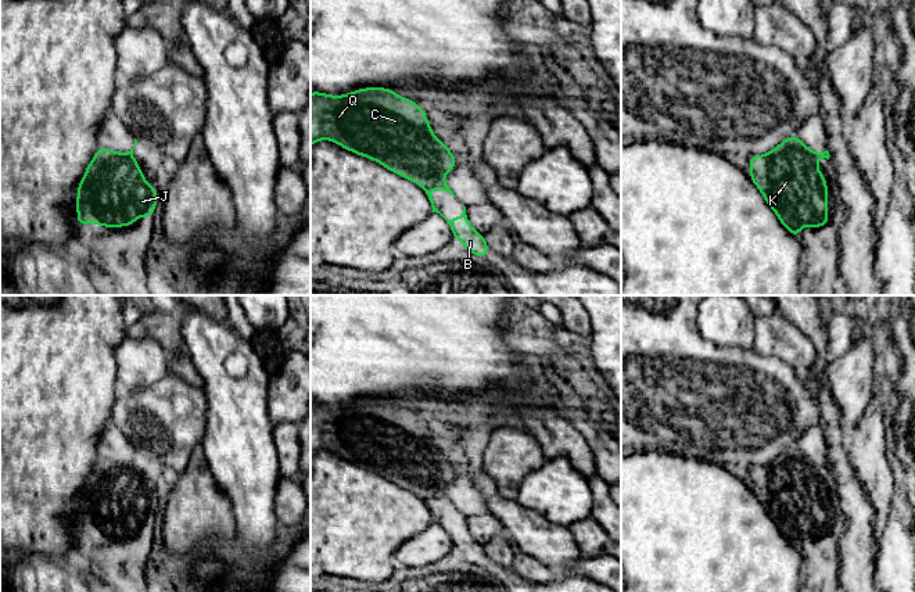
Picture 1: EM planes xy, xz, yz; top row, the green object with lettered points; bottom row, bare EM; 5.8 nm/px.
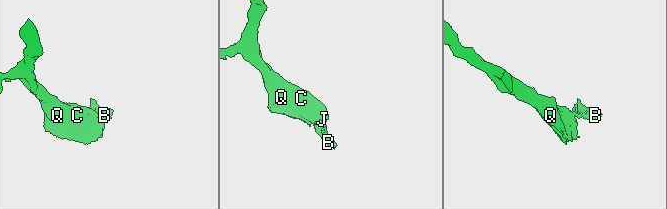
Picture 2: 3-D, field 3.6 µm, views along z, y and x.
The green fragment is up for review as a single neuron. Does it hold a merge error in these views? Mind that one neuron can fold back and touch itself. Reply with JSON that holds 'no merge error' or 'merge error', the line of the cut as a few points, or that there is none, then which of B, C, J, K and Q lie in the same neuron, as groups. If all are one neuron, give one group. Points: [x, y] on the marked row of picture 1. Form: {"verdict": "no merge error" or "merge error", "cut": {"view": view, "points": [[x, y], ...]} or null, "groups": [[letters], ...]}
{"verdict": "merge error", "cut": {"view": "xz", "points": [[442, 178], [424, 178], [419, 183]]}, "groups": [["B"], ["C", "J", "K", "Q"]]}

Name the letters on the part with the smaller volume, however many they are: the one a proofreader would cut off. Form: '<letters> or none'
B

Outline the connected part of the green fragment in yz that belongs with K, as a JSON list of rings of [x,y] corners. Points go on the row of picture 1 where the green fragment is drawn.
[[[796,134],[783,140],[768,154],[749,157],[749,161],[750,179],[778,215],[781,223],[796,238],[800,236],[801,226],[815,229],[828,225],[828,182],[822,172],[817,169],[817,157]]]

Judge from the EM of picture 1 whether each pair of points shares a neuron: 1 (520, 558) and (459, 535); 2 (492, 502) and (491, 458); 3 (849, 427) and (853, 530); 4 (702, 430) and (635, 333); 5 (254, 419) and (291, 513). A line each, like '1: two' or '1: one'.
1: two
2: two
3: two
4: one
5: two

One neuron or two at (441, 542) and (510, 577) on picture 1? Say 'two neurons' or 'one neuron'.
two neurons

